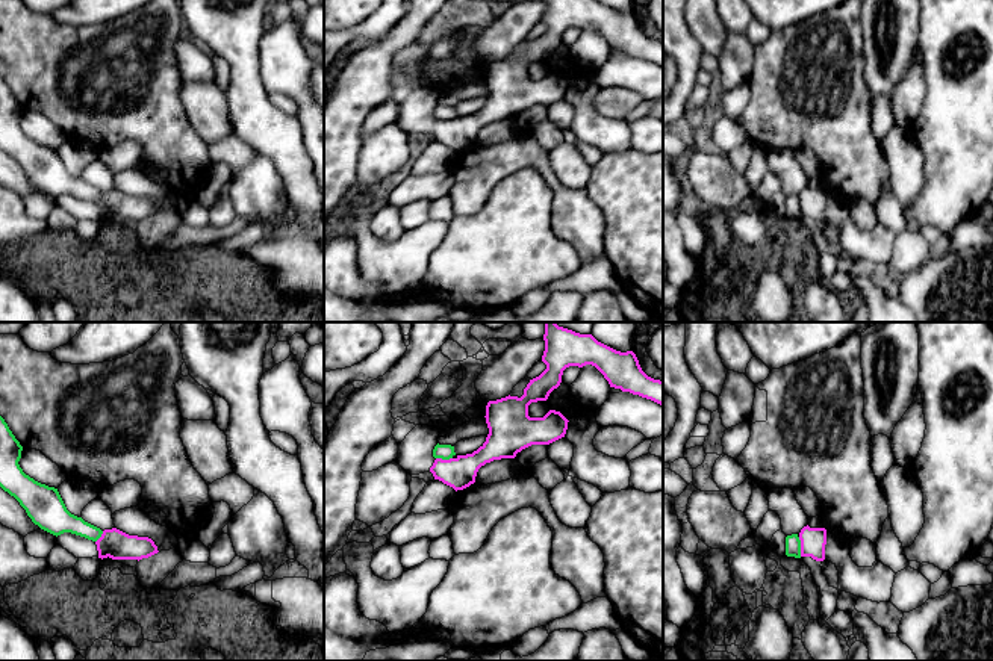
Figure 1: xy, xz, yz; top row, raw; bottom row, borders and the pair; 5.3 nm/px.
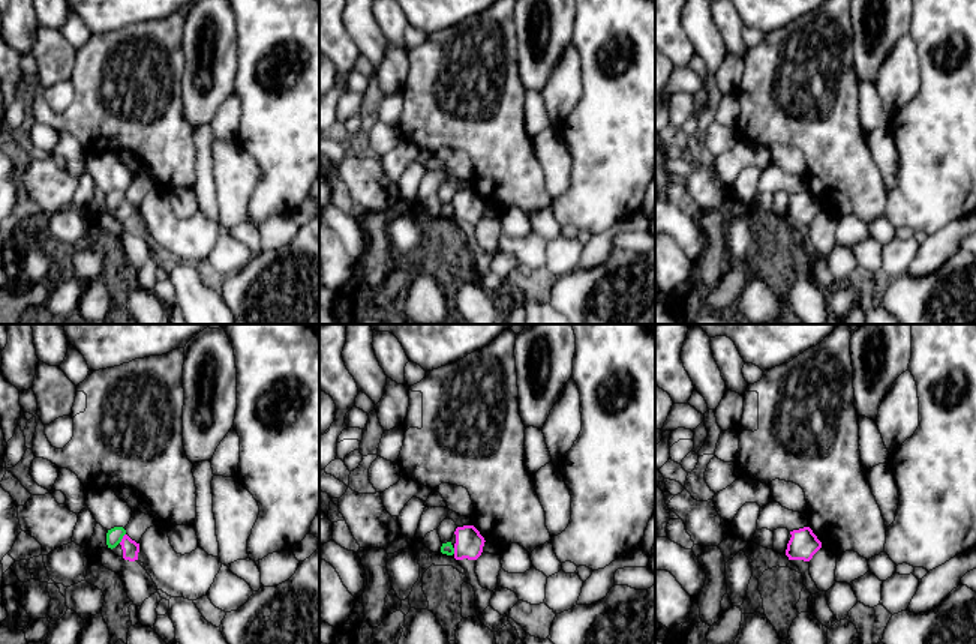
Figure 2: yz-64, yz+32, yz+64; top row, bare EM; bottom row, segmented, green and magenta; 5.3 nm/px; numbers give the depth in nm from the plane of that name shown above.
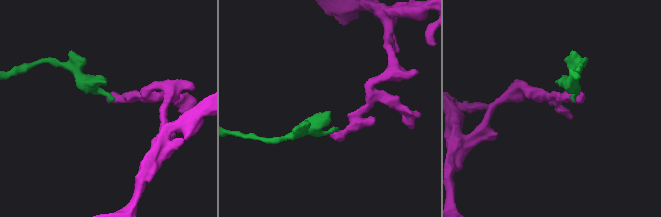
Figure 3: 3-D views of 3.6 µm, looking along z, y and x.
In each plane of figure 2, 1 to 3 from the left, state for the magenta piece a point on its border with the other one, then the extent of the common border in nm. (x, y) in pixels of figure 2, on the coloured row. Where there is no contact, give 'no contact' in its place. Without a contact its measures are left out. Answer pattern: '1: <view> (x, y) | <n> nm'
1: yz-64 (122, 538) | 70 nm
2: yz+32 (453, 551) | 30 nm
3: no contact

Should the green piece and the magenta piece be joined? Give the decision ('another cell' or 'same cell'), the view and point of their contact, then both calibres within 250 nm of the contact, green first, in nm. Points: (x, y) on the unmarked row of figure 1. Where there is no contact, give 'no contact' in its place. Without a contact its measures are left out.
another cell; contact yz (800, 207); calibres 80 and 140 nm

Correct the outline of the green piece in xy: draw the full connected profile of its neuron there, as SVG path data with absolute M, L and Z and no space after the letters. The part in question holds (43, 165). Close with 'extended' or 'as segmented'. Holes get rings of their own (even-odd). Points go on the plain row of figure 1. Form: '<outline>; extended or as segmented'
M0 77L0 148L14 157L41 191L61 197L71 194L97 203L103 192L71 175L58 150L41 145L20 129L23 107Z; as segmented

